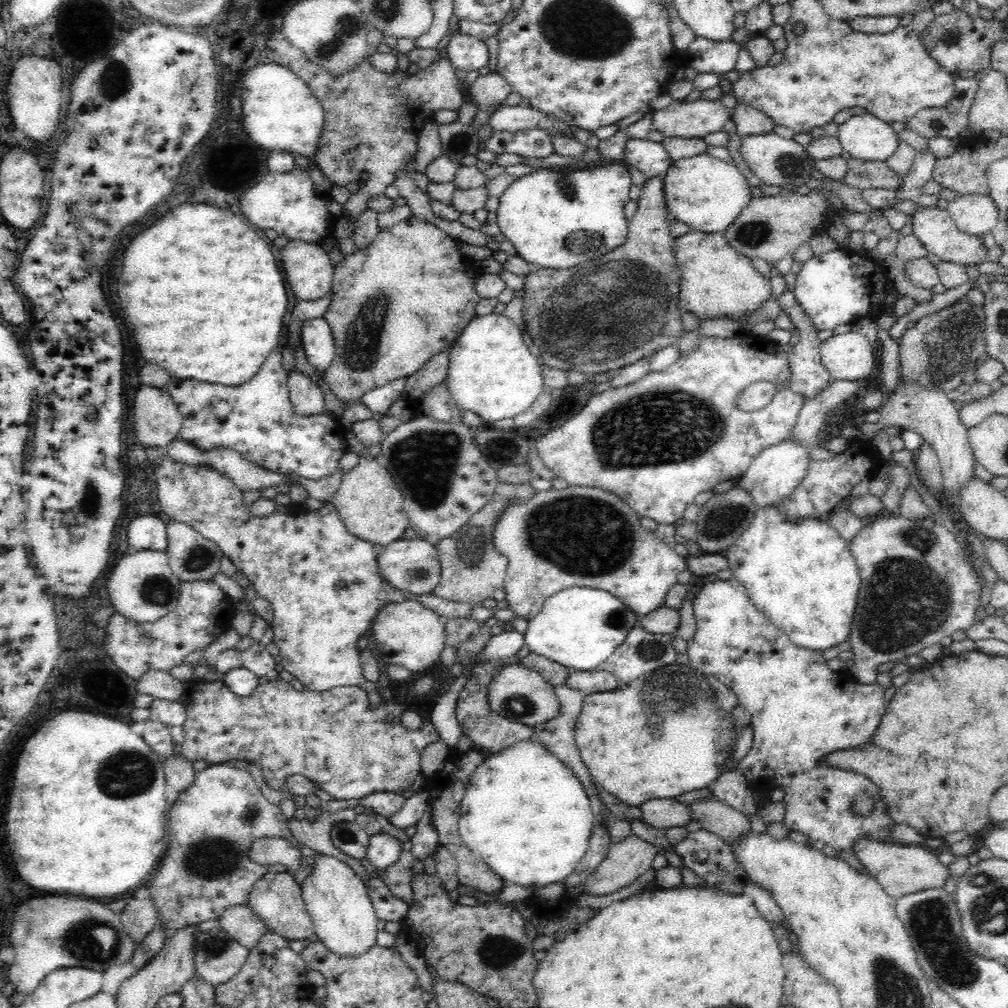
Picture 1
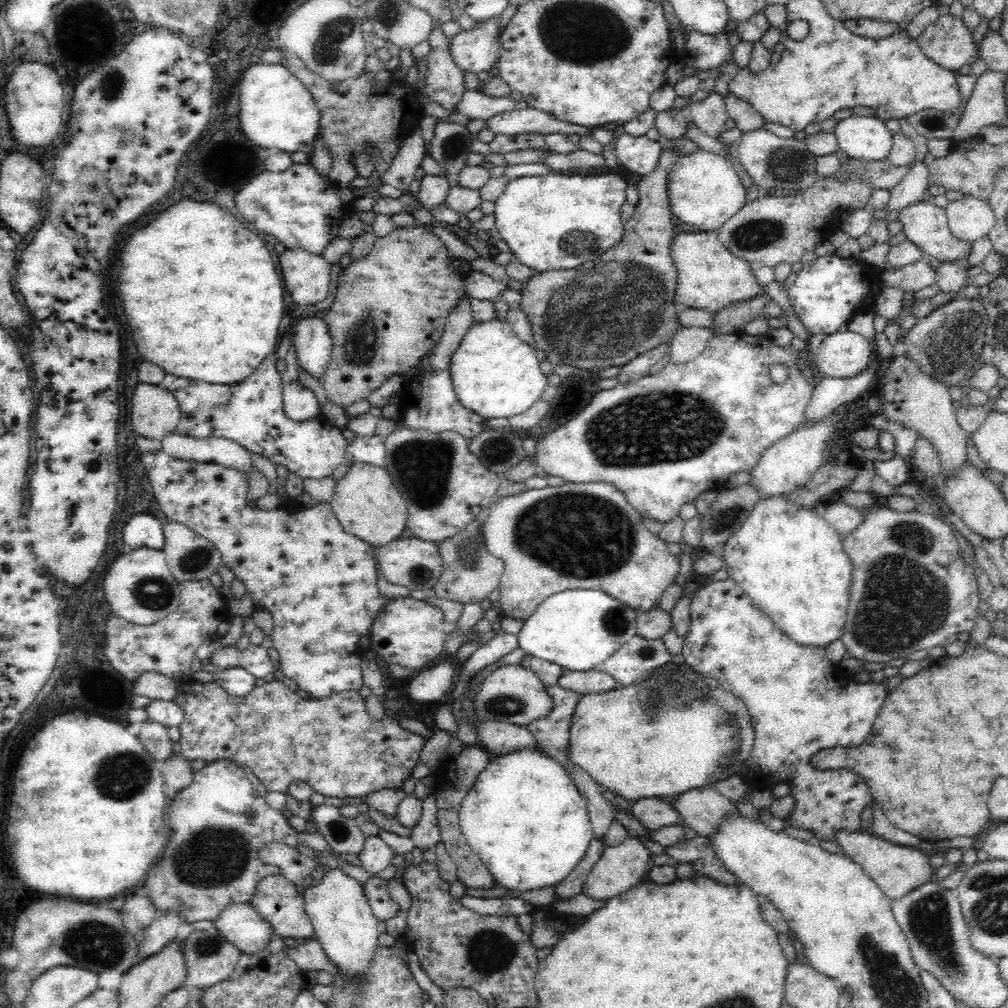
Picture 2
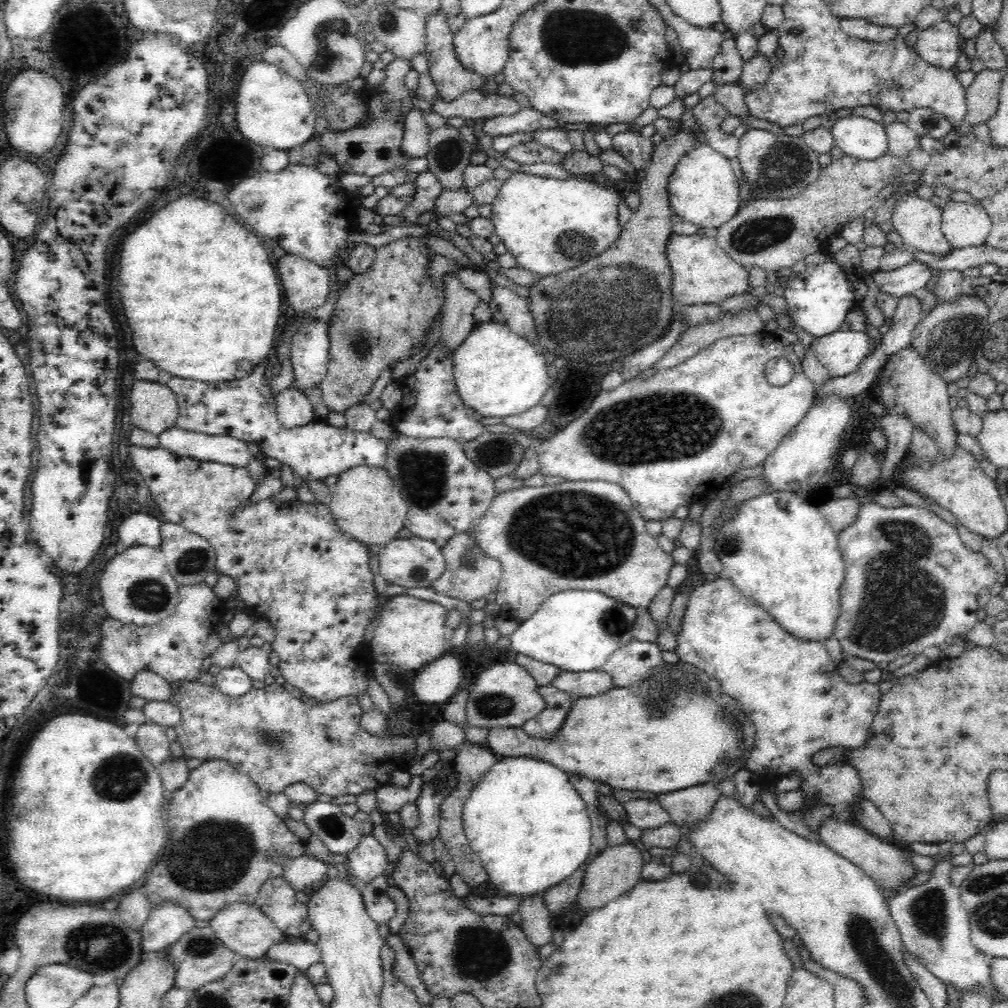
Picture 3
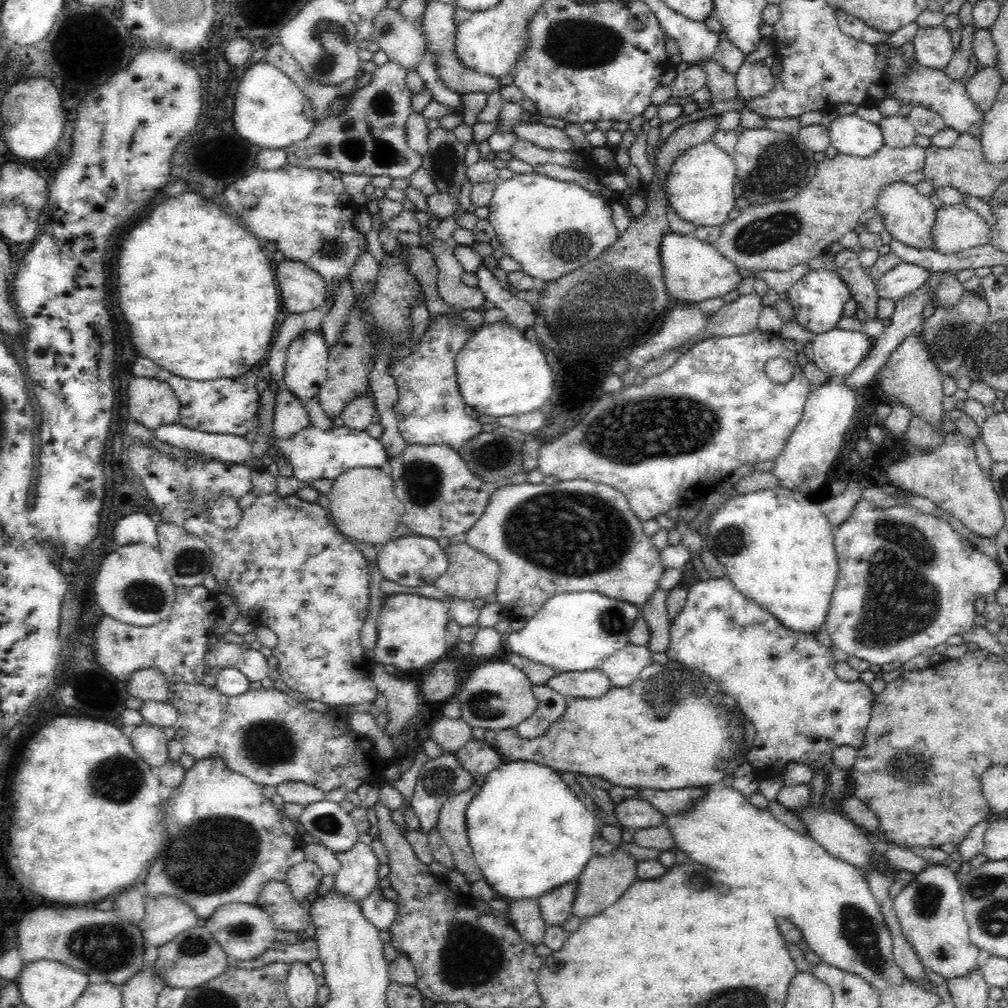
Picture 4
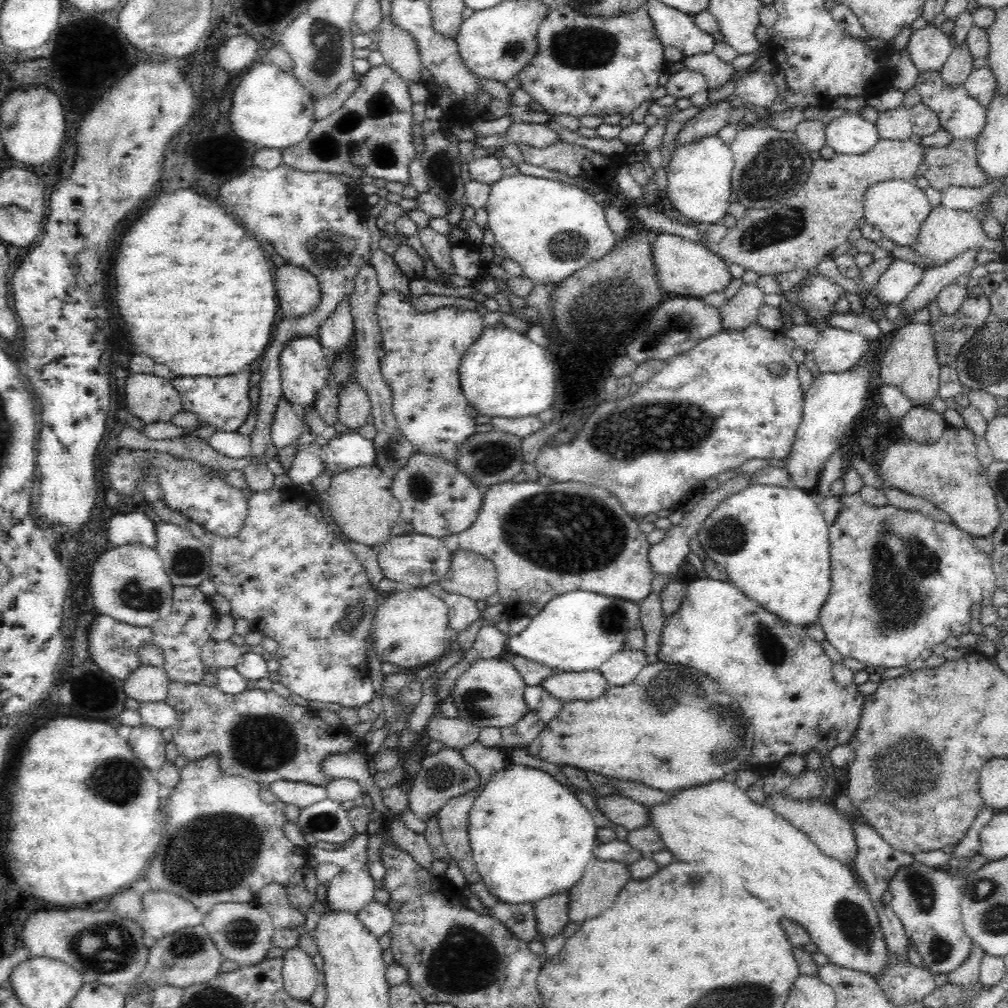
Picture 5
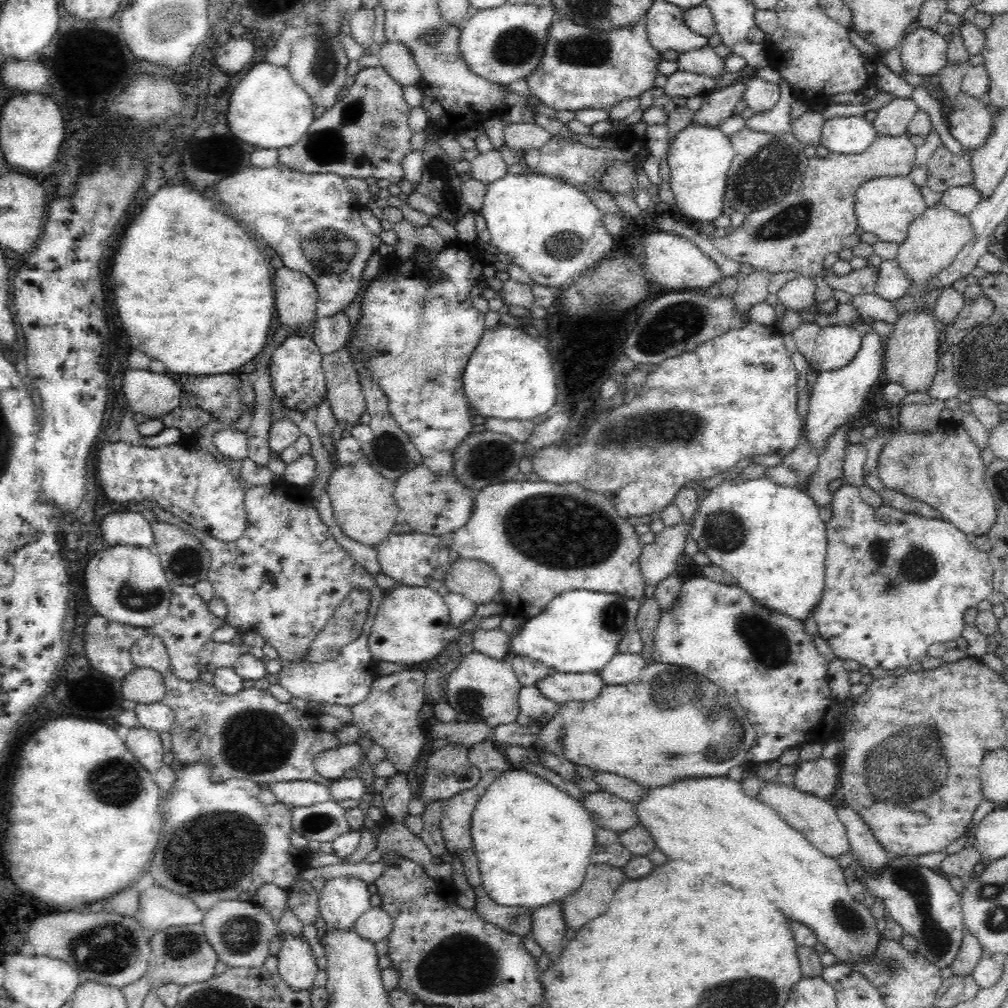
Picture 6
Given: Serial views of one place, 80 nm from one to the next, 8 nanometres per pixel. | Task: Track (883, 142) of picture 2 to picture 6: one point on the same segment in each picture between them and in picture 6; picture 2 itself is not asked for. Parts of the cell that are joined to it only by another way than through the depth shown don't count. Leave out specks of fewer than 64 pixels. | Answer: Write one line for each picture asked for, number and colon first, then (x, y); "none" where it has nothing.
3: (859, 137)
4: (849, 134)
5: (850, 134)
6: (842, 134)

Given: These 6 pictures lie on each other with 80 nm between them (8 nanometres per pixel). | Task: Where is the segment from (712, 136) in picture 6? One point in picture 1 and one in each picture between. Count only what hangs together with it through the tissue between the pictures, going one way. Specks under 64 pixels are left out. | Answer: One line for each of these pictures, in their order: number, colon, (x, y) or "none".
1: (707, 193)
2: (704, 191)
3: (702, 189)
4: (699, 186)
5: (698, 177)

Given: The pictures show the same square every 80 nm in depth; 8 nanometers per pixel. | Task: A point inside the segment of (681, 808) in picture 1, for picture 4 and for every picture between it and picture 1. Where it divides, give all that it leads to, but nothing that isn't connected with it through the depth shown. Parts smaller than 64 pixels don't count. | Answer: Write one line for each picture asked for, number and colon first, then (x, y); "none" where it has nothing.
2: (652, 813)
3: (645, 814)
4: (634, 814)

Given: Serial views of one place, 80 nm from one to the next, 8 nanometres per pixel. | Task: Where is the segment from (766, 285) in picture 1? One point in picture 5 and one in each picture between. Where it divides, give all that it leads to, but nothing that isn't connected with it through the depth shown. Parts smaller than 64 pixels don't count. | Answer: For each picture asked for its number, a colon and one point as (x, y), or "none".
2: (710, 277)
3: (702, 273)
4: (694, 270)
5: (683, 267)

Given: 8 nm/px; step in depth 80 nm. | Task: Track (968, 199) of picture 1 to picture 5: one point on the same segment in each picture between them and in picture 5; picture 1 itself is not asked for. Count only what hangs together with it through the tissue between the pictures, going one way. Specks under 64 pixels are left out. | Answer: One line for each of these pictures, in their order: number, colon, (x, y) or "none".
2: (969, 219)
3: (963, 224)
4: (956, 228)
5: (946, 233)

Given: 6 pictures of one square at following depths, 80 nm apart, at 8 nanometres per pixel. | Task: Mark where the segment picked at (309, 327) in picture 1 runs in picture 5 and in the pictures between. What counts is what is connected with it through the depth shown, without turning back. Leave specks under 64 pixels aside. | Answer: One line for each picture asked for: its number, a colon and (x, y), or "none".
2: (313, 344)
3: (309, 350)
4: (305, 368)
5: (303, 373)

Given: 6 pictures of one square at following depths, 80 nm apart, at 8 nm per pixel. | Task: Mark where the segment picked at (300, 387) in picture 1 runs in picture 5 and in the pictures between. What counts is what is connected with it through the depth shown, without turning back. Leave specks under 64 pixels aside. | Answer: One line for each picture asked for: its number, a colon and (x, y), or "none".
2: (299, 404)
3: (293, 409)
4: (289, 415)
5: (287, 426)

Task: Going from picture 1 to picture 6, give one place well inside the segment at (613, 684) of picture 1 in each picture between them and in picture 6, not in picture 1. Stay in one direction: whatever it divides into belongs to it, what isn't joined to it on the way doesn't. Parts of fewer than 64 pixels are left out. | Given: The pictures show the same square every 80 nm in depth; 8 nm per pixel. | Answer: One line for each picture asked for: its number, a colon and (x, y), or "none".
2: (593, 681)
3: (588, 683)
4: (593, 683)
5: (588, 685)
6: (559, 687)

